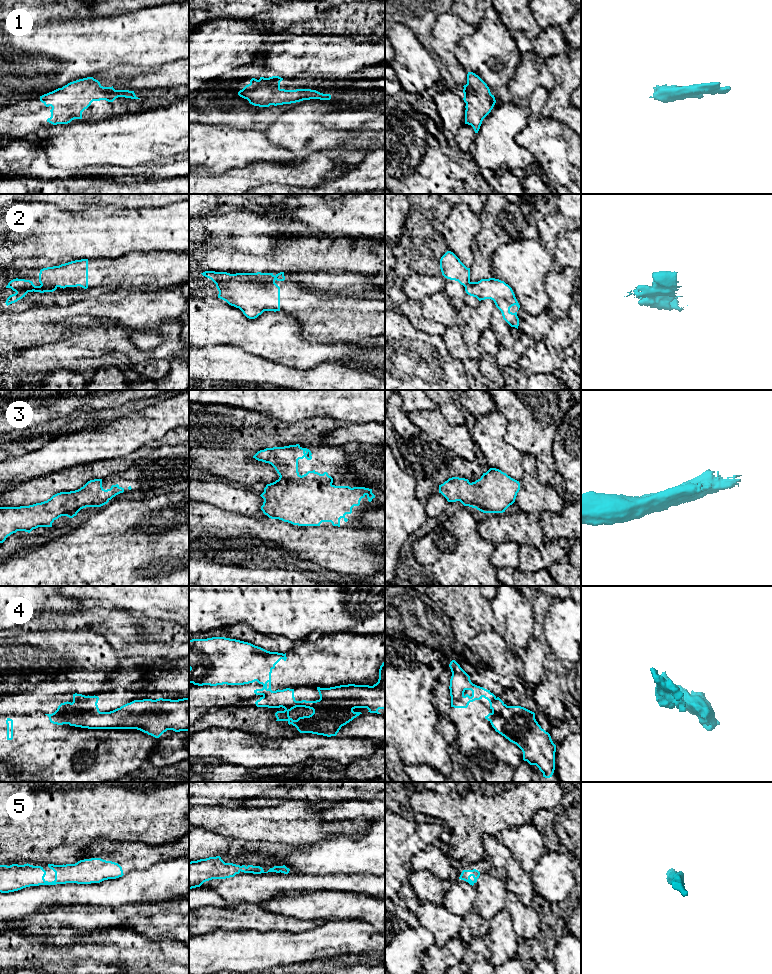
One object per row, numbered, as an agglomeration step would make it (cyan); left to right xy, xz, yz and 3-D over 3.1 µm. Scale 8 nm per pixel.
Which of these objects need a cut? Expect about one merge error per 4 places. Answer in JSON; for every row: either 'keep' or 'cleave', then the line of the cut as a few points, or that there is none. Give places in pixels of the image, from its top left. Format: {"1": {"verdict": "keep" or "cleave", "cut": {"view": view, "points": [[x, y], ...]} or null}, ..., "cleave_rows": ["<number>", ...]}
{"1": {"verdict": "keep", "cut": null}, "2": {"verdict": "cleave", "cut": {"view": "xz", "points": [[243, 273], [259, 276], [272, 275]]}}, "3": {"verdict": "keep", "cut": null}, "4": {"verdict": "cleave", "cut": {"view": "xy", "points": [[85, 696], [73, 707], [75, 714], [67, 723]]}}, "5": {"verdict": "keep", "cut": null}, "cleave_rows": ["2", "4"]}

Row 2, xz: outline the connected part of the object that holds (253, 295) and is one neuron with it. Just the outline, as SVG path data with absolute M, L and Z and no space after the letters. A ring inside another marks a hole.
M205 271L203 276L211 279L219 291L218 298L229 305L239 308L249 319L255 319L264 311L280 311L280 287L275 281L280 281L275 275L253 276L251 274Z

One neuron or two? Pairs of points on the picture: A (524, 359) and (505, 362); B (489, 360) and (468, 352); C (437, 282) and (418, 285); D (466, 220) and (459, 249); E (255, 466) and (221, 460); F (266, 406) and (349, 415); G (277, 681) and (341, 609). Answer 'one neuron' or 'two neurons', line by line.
A: two neurons
B: two neurons
C: one neuron
D: one neuron
E: one neuron
F: one neuron
G: two neurons

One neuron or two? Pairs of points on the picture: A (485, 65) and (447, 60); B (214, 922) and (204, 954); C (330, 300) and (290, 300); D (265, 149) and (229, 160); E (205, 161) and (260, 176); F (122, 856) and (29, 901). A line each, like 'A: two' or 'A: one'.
A: two
B: two
C: one
D: one
E: two
F: two

